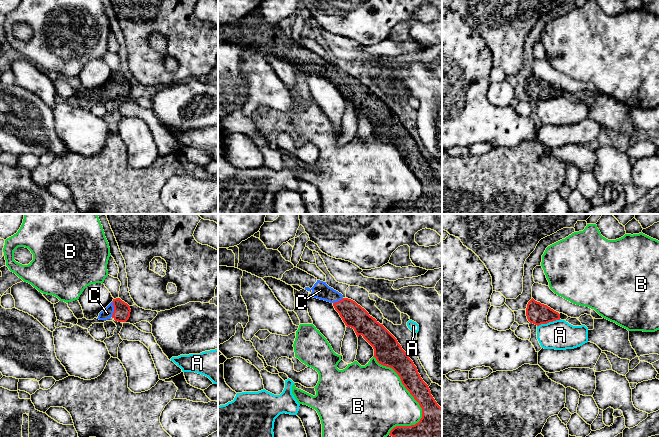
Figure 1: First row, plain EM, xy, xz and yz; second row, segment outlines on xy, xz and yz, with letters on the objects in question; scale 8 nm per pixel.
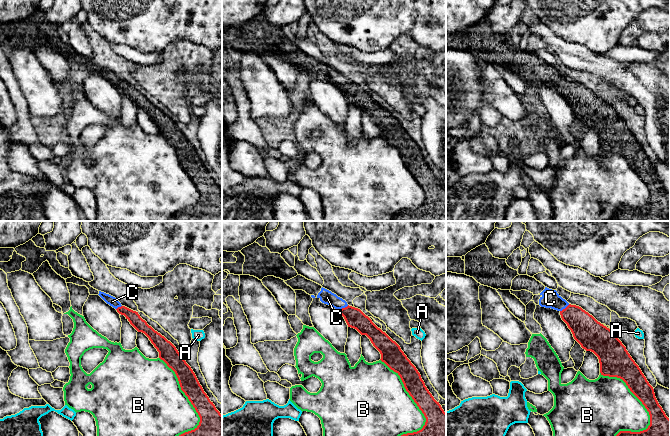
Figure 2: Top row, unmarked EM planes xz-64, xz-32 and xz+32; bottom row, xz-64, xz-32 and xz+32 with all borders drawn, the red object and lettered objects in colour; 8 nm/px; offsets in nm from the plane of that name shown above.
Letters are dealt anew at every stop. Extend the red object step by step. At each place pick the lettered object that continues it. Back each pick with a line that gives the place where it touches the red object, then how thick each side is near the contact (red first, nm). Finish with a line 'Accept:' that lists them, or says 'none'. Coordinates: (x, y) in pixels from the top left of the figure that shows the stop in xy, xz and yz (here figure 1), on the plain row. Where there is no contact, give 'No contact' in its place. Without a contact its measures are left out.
C: Touches red at xy (114, 85). Thickness 130 nm (red) against 90 nm
Accept: C

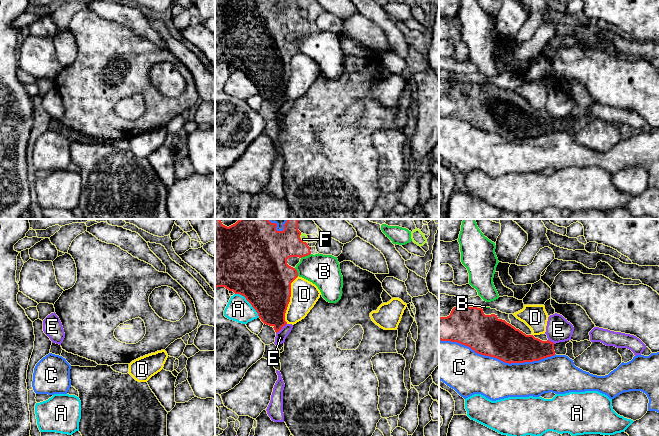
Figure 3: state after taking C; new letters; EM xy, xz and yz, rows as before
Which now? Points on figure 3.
Accept: none

